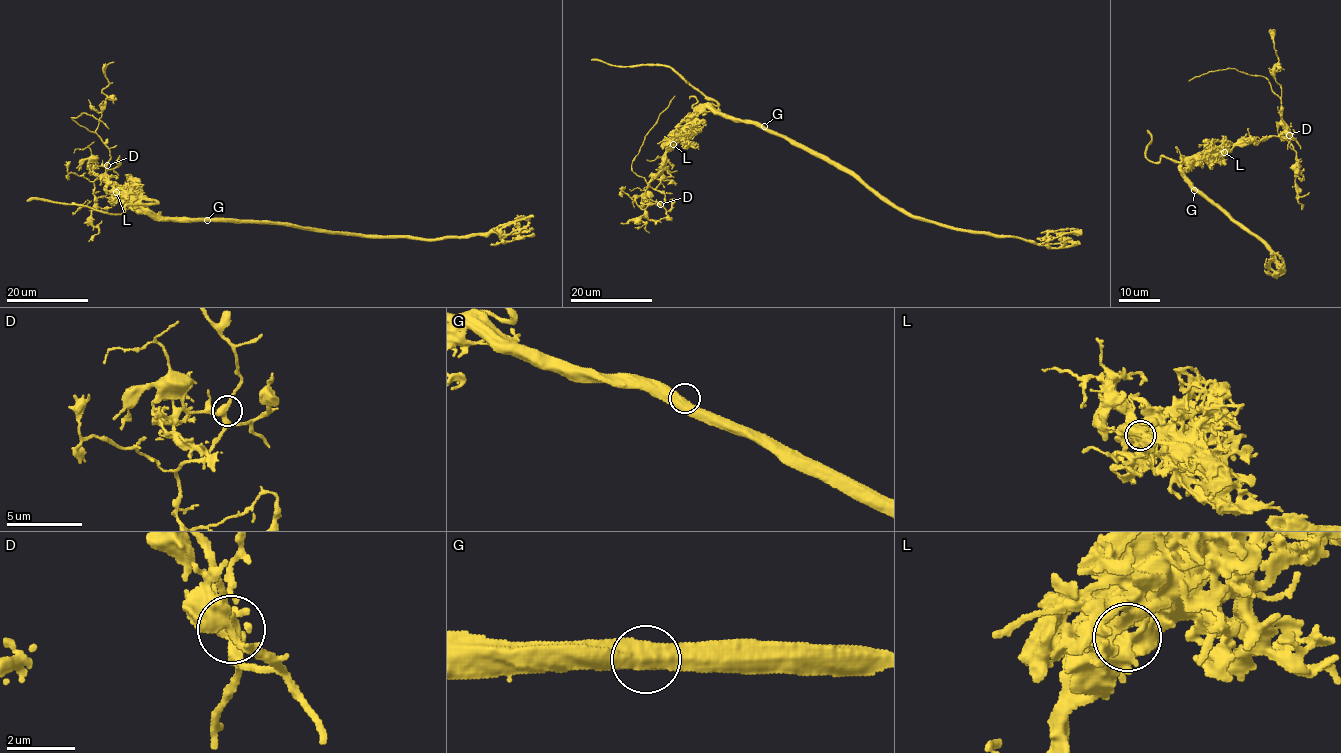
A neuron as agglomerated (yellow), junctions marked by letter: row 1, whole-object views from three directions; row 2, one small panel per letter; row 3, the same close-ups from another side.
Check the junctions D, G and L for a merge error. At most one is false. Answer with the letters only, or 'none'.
L

